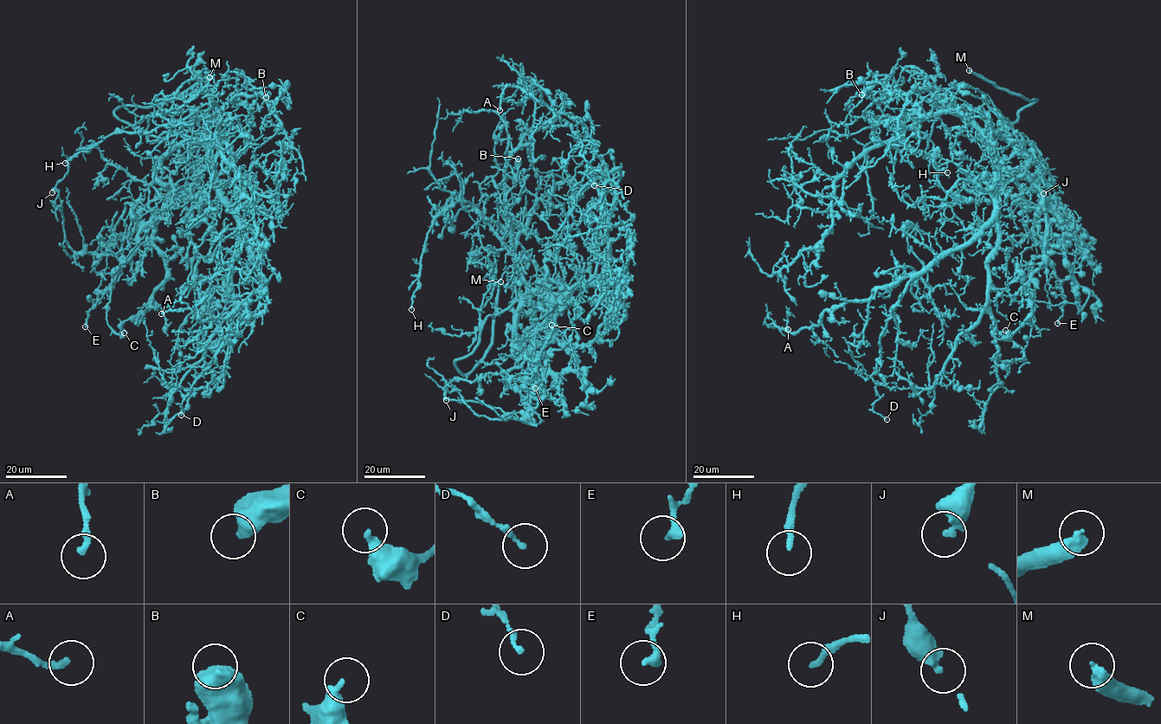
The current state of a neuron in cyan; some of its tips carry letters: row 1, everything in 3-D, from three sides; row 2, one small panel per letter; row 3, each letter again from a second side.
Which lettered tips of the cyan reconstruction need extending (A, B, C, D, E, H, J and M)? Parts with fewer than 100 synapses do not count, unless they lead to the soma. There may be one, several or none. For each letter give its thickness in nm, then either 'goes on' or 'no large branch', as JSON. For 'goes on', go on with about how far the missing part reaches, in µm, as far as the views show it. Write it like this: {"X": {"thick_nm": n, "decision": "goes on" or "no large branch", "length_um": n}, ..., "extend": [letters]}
{"A": {"thick_nm": 200, "decision": "no large branch"}, "B": {"thick_nm": 600, "decision": "no large branch"}, "C": {"thick_nm": 360, "decision": "no large branch"}, "D": {"thick_nm": 170, "decision": "no large branch"}, "E": {"thick_nm": 280, "decision": "no large branch"}, "H": {"thick_nm": 170, "decision": "no large branch"}, "J": {"thick_nm": 360, "decision": "no large branch"}, "M": {"thick_nm": 480, "decision": "goes on", "length_um": 35}, "extend": ["M"]}

